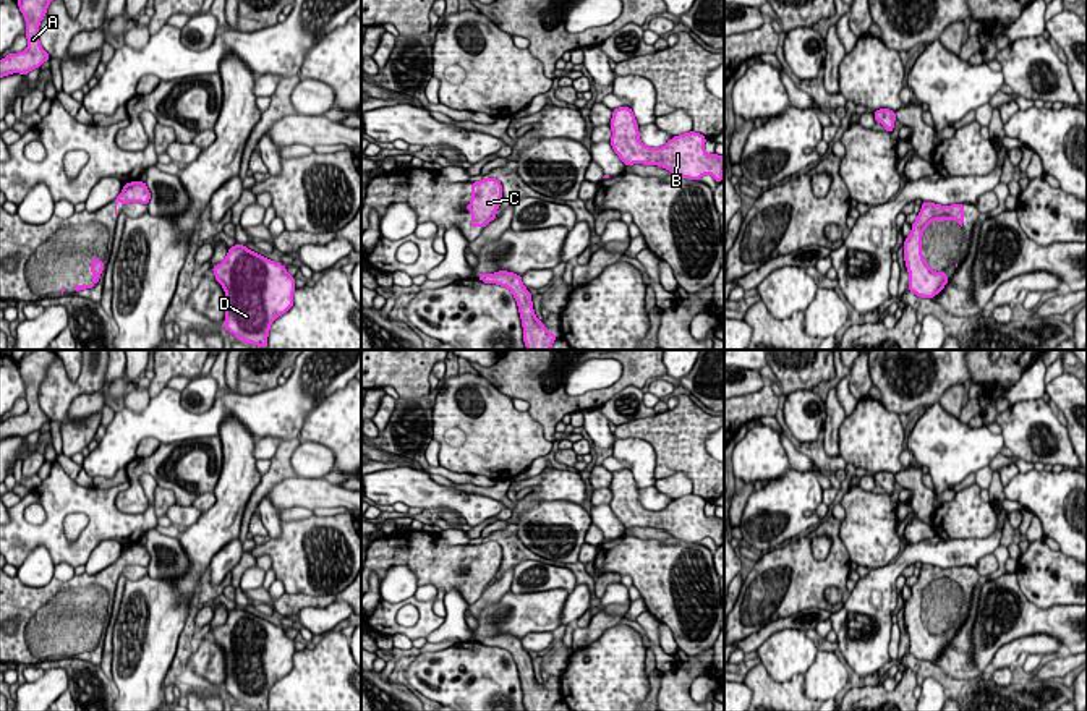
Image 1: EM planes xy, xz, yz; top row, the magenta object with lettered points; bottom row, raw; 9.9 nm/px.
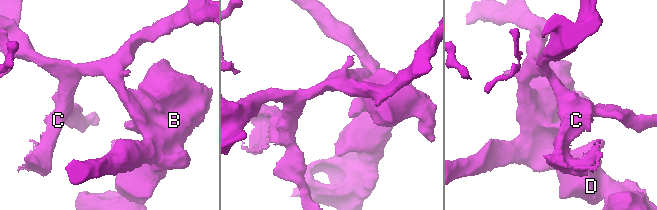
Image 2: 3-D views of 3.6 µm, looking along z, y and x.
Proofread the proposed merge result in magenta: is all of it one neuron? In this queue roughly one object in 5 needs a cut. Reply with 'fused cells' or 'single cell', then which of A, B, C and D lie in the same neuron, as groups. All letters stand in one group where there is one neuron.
single cell | A B C D

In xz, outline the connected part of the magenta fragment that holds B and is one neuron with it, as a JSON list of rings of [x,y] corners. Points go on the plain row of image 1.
[[[630,470],[614,471],[609,489],[612,492],[609,505],[625,528],[658,528],[682,541],[700,543],[703,538],[711,538],[716,546],[723,544],[724,520],[708,517],[706,500],[700,496],[684,496],[669,502],[663,510],[648,510],[640,504]]]

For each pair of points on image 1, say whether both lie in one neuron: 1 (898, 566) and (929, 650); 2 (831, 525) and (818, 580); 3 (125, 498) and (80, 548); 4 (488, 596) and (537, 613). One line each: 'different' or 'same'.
1: different
2: same
3: different
4: different

